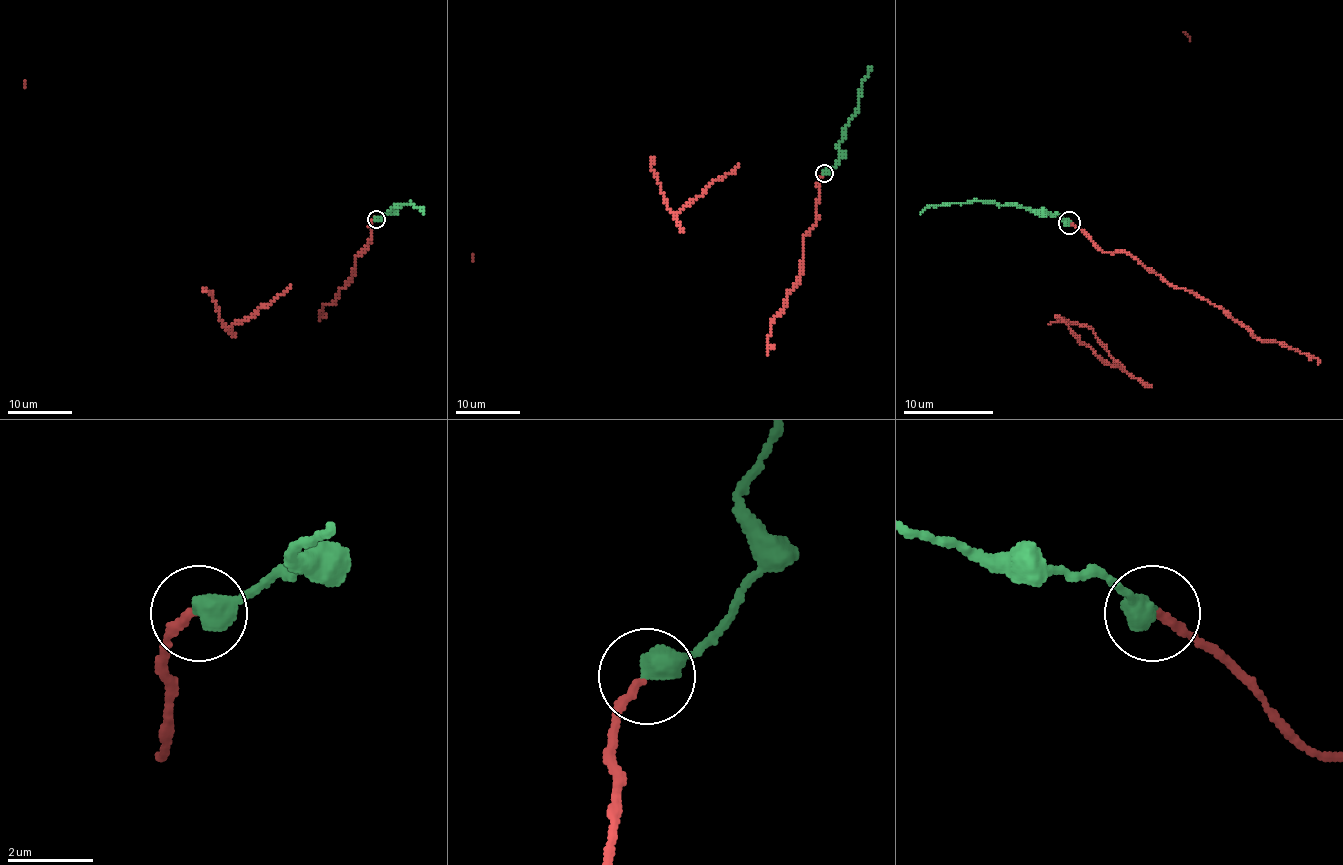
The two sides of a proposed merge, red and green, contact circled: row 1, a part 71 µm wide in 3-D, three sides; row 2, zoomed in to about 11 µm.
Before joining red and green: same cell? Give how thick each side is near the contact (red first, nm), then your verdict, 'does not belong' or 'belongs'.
calibres 190 and 600 nm; does not belong

